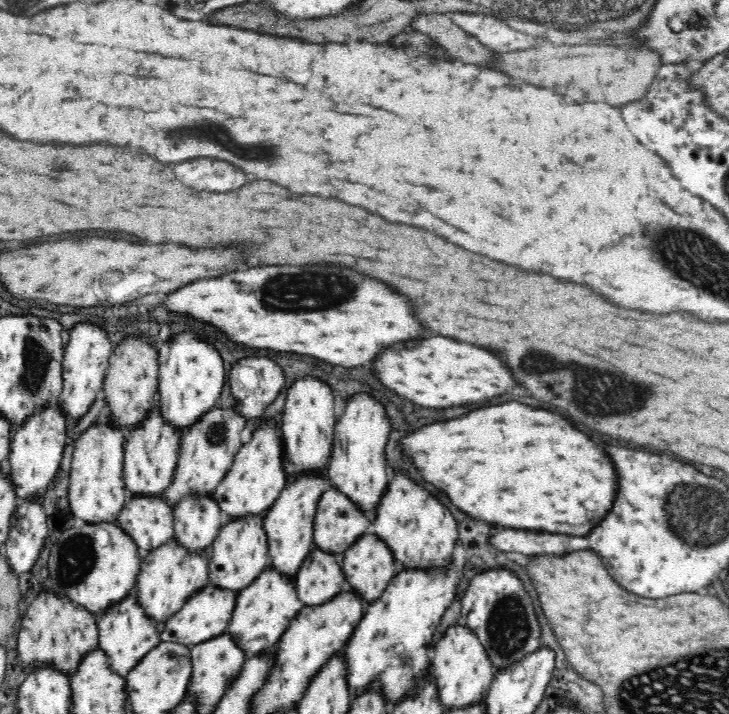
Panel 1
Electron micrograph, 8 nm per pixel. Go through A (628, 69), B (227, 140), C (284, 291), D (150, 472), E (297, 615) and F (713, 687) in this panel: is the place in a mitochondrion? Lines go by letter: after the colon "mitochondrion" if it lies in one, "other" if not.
A: other
B: mitochondrion
C: mitochondrion
D: other
E: other
F: mitochondrion

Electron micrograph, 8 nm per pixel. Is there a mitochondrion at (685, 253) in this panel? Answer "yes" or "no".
yes

